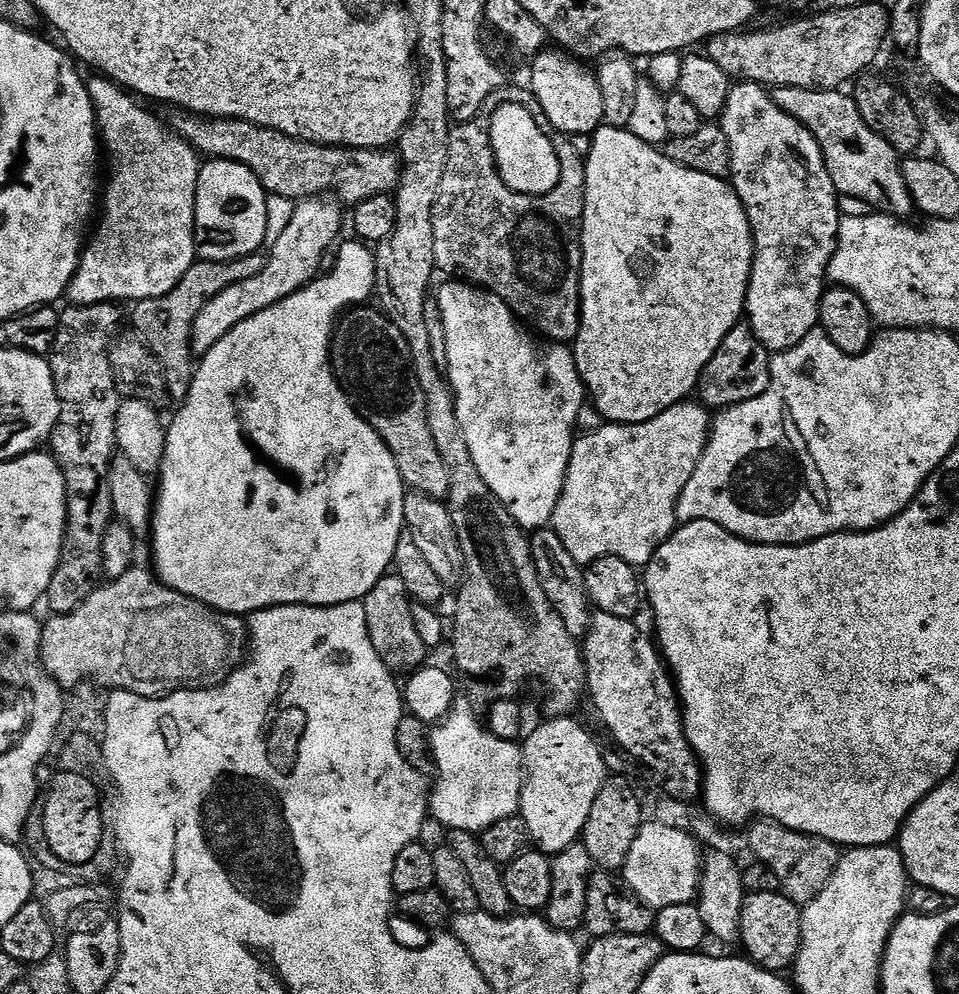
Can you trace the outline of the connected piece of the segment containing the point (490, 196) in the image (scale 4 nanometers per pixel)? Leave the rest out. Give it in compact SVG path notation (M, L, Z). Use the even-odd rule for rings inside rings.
M525 90L518 96L518 103L528 108L541 130L551 137L553 148L561 162L560 181L549 193L541 196L521 195L519 198L510 186L504 184L491 144L490 118L494 104L492 100L487 100L483 103L480 114L472 120L457 123L448 139L446 170L442 176L442 186L438 186L438 198L432 219L434 258L437 269L441 273L444 271L445 277L493 292L506 302L513 316L529 325L536 324L535 331L541 337L552 342L572 342L580 329L582 254L578 235L578 214L584 210L586 160L582 152L572 145L575 144L573 137L556 131L553 123L543 112L542 104L531 90Z

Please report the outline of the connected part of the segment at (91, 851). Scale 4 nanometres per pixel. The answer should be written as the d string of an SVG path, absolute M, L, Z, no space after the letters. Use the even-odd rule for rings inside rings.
M57 771L48 797L43 797L44 833L46 842L65 866L93 863L96 857L96 840L100 840L100 816L96 816L96 791L87 778L74 773Z

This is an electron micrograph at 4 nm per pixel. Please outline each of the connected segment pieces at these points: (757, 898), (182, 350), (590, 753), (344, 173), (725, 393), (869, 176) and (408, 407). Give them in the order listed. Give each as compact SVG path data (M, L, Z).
M754 892L744 901L742 918L740 919L739 943L744 944L747 959L753 964L759 964L768 972L783 973L783 968L791 969L796 963L796 956L800 953L800 939L802 938L802 908L795 904L783 892Z
M260 254L243 256L237 260L200 260L192 264L190 270L170 290L170 294L139 301L136 308L130 312L130 324L134 327L135 335L143 340L144 344L158 358L160 365L164 367L164 375L169 381L172 380L181 386L191 384L194 375L194 353L192 350L191 330L194 320L208 302L220 291L234 283L243 282L253 278L265 266L265 257Z
M548 718L522 744L523 788L518 815L529 828L531 843L545 854L558 854L584 835L586 818L606 779L604 756L596 740L576 718Z
M176 110L173 113L172 120L170 119L172 131L177 136L181 136L191 148L195 148L201 157L213 160L233 160L242 166L246 166L258 178L258 182L263 186L264 191L274 196L299 202L311 197L320 198L325 194L331 194L337 201L343 202L345 205L348 203L348 206L355 206L361 204L366 198L395 193L396 187L400 185L402 165L399 155L392 150L311 144L305 140L296 140L294 137L282 134L273 128L263 128L245 120L209 118L183 110Z
M741 322L734 325L726 338L722 338L722 346L718 346L714 358L706 362L700 375L698 400L712 410L732 408L747 400L758 399L771 381L772 361L768 349L754 334L754 330L747 323Z
M786 86L772 92L774 102L786 114L802 122L814 134L824 155L830 178L840 196L861 199L869 203L877 213L908 218L914 212L914 201L906 186L901 153L886 142L858 114L858 106L851 95L843 96L840 90L799 88Z
M379 307L349 308L337 319L332 330L330 359L348 399L391 450L405 485L413 492L447 501L452 485L450 472L434 444L434 434L430 434L424 391L412 369L410 346L406 338L402 338L398 326L394 326Z

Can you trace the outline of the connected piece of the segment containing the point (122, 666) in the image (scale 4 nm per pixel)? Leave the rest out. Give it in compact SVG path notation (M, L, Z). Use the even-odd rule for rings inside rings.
M139 566L131 567L121 577L101 583L90 594L90 598L86 598L86 602L82 602L82 606L78 606L70 614L65 616L52 614L47 618L49 620L45 619L43 621L43 632L41 634L43 665L45 670L62 687L78 687L87 685L89 682L101 685L124 684L126 688L133 688L137 692L149 693L154 697L166 696L170 692L183 692L193 688L214 688L218 684L225 684L231 678L233 672L244 663L250 652L250 628L249 625L248 628L244 625L246 623L245 617L235 616L229 612L219 612L216 608L206 606L202 602L198 602L194 598L163 584L155 571L148 569L147 572L146 569L139 568Z

